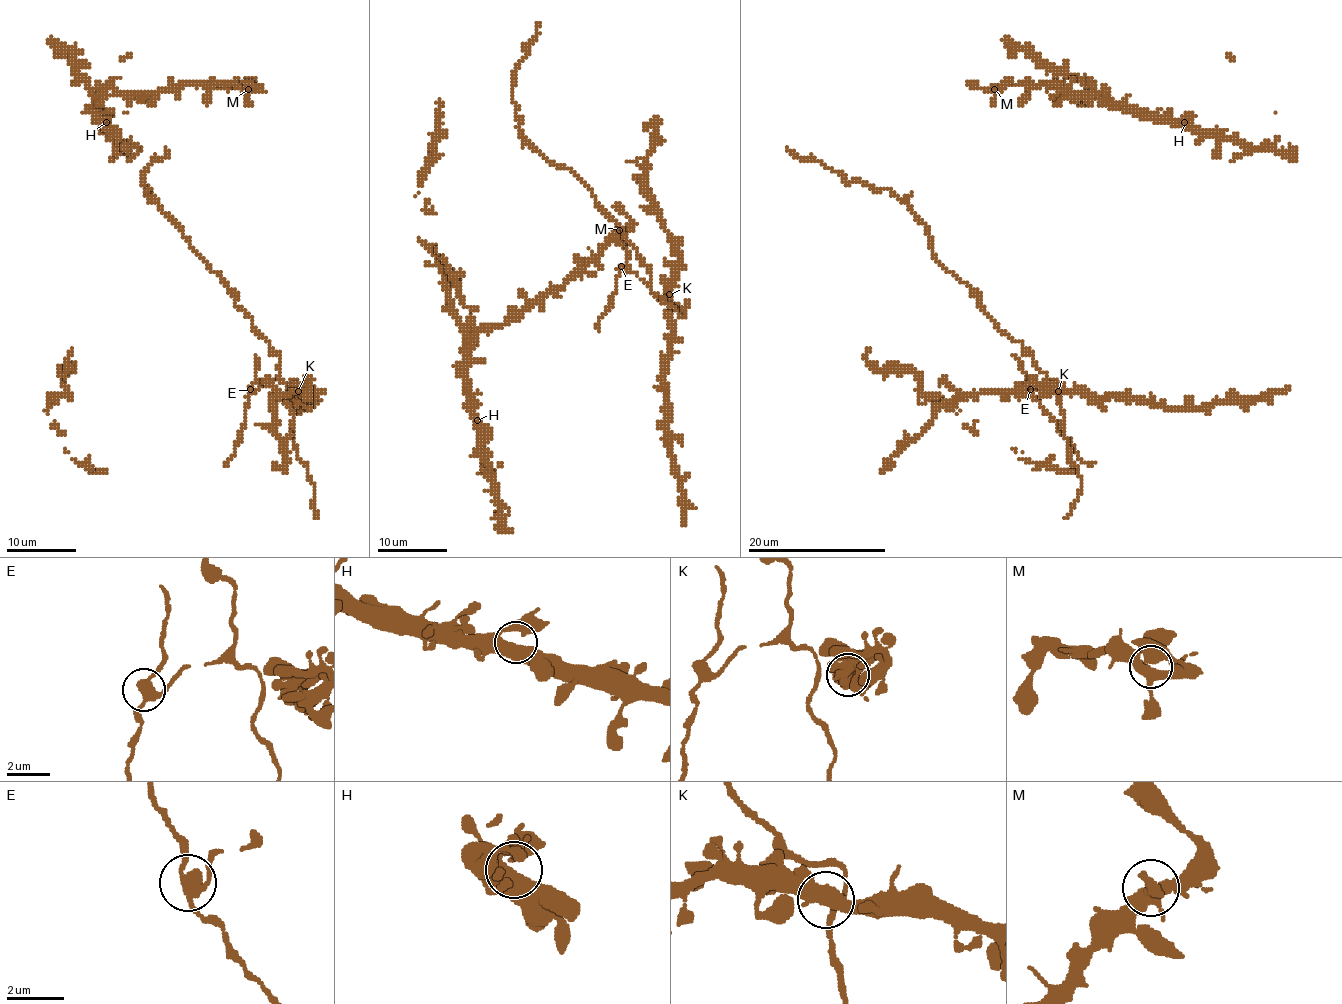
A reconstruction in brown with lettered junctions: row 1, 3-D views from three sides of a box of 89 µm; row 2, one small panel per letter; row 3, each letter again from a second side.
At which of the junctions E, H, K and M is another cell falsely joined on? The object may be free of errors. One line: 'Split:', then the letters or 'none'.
Split: E

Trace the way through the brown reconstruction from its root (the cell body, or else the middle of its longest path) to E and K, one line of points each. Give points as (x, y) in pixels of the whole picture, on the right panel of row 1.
E: (925, 222), (938, 262), (970, 288), (992, 321), (1020, 342), (1046, 375), (1030, 389)
K: (925, 222), (931, 252), (938, 262), (970, 288), (992, 321), (1020, 342), (1051, 380), (1063, 385), (1058, 391)

